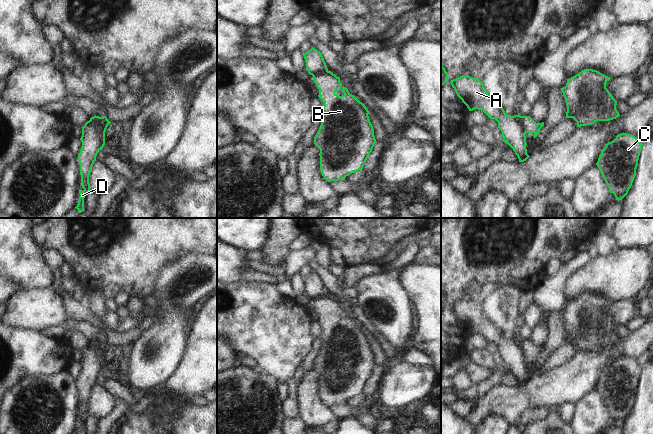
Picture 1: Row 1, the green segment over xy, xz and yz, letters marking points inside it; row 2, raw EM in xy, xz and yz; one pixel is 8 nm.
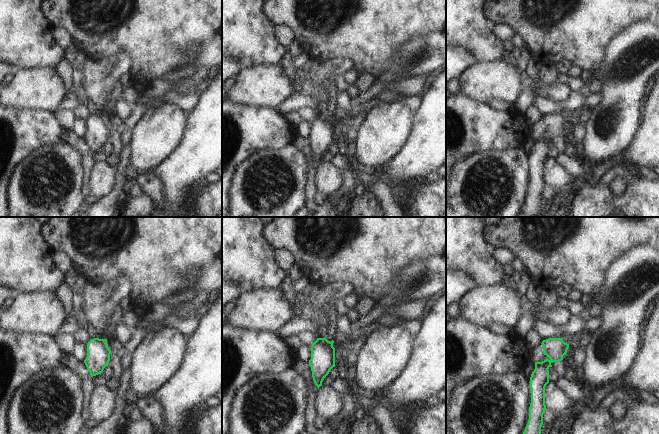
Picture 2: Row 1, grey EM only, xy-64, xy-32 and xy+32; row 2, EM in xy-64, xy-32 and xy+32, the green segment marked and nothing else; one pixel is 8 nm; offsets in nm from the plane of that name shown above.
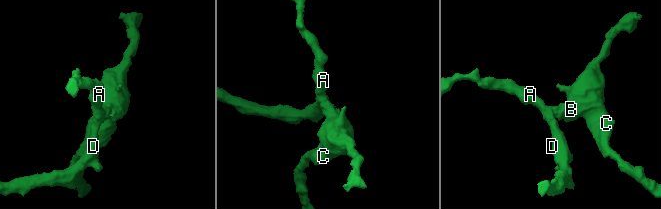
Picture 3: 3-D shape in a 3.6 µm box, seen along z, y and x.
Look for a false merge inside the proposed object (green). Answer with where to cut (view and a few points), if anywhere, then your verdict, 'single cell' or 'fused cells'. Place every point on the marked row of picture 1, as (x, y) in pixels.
xy (89, 120), (100, 127), (104, 133) | fused cells

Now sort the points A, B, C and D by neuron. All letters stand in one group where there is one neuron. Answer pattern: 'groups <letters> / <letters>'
groups A D / B C

